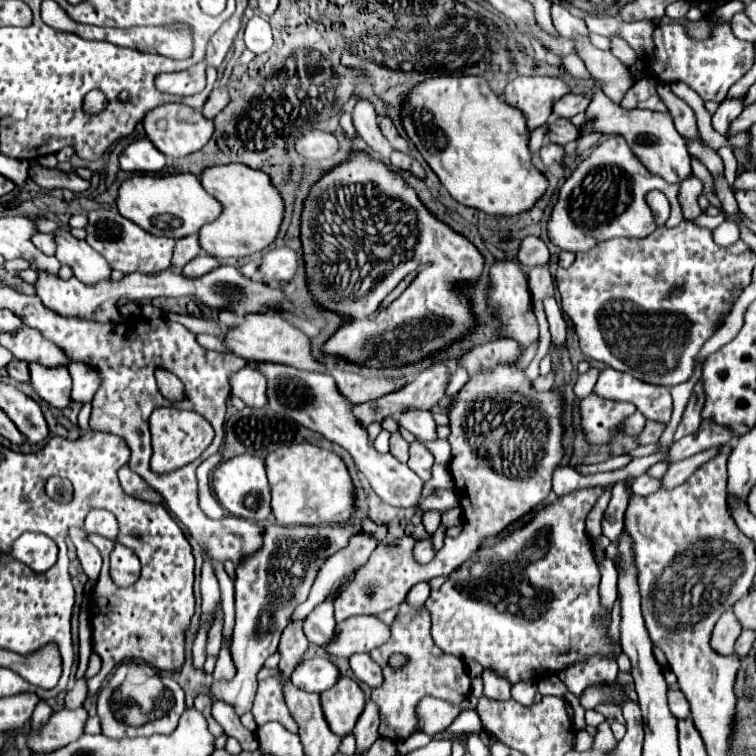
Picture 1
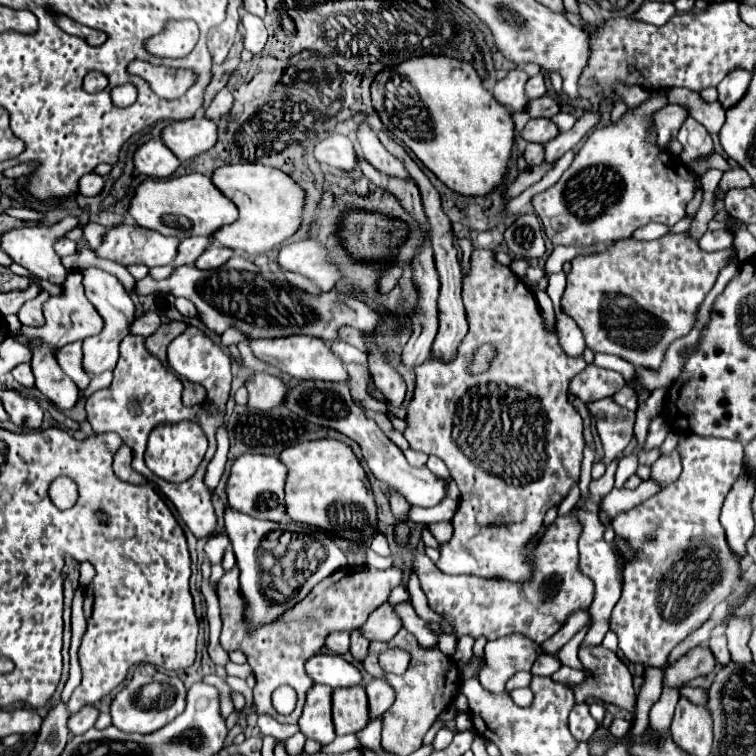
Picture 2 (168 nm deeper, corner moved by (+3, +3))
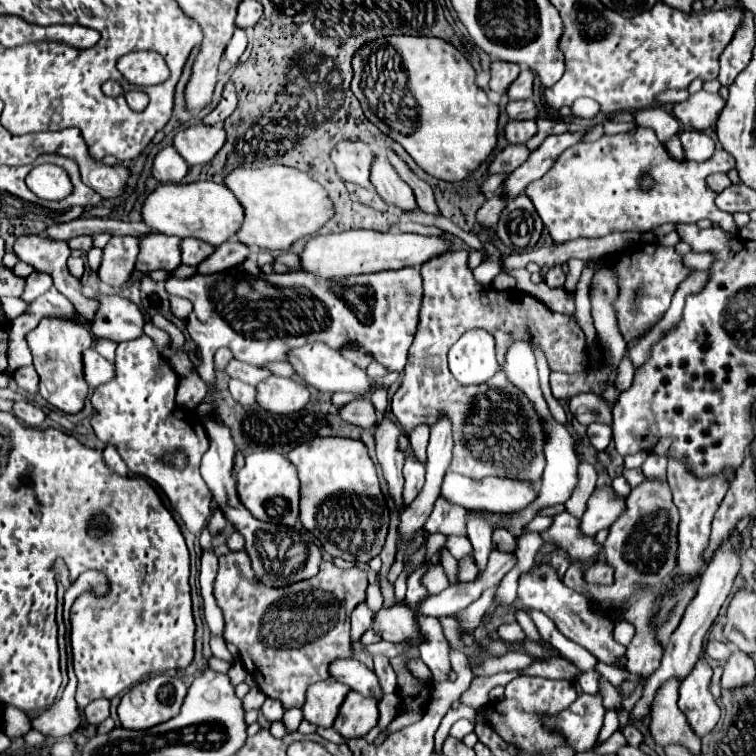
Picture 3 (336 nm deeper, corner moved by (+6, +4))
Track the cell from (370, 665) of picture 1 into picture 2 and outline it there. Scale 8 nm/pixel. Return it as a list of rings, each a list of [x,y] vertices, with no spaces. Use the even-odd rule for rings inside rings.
[[[353,630],[353,632],[351,632],[351,648],[349,648],[351,656],[353,656],[359,664],[363,664],[363,660],[367,658],[367,650],[369,650],[369,642],[361,636],[359,630]]]

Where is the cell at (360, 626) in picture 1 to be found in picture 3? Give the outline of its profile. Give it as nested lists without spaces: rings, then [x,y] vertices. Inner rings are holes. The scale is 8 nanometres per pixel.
[[[404,603],[380,609],[374,617],[374,631],[382,639],[388,639],[392,643],[408,643],[408,647],[418,647],[424,643],[414,613]]]

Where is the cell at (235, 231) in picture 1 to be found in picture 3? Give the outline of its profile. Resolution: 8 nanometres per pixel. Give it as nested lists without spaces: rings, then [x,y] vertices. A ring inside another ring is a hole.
[[[237,167],[224,183],[246,211],[246,219],[236,237],[248,247],[286,251],[294,241],[320,231],[320,227],[324,227],[336,213],[328,191],[318,181],[294,167]]]

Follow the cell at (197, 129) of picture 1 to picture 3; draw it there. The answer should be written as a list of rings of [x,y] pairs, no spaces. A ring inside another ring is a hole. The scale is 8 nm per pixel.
[[[196,125],[178,131],[174,137],[174,147],[186,159],[188,165],[204,165],[214,159],[214,155],[226,143],[226,131],[220,127]]]

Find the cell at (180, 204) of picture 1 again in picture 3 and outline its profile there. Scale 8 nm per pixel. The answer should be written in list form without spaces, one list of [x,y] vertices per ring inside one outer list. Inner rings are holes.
[[[194,181],[194,183],[168,183],[160,185],[142,207],[142,217],[148,227],[164,235],[176,235],[180,239],[194,237],[206,241],[214,247],[232,239],[244,221],[244,207],[234,197],[234,193],[214,181]]]

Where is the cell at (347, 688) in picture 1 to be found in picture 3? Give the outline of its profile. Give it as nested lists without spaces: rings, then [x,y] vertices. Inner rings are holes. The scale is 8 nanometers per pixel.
[[[350,691],[344,699],[340,713],[334,721],[334,729],[346,737],[364,737],[378,723],[378,701]]]

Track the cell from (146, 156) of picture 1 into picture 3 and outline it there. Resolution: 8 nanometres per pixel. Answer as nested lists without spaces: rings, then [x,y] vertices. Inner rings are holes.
[[[174,147],[162,149],[152,165],[152,175],[162,183],[180,183],[188,173],[188,163]]]

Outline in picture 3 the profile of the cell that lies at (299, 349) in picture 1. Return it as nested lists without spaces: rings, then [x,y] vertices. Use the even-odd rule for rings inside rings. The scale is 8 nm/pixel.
[[[308,343],[304,347],[292,349],[290,351],[290,363],[296,369],[296,373],[314,389],[318,391],[326,391],[326,393],[338,393],[338,391],[346,391],[346,393],[356,393],[362,395],[366,391],[372,389],[372,381],[366,375],[364,369],[356,367],[352,361],[344,359],[338,351],[328,349],[324,343]]]

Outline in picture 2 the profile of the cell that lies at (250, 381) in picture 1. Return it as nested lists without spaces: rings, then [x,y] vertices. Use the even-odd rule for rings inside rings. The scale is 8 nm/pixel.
[[[255,372],[245,380],[249,392],[249,406],[257,410],[271,410],[283,404],[287,386],[269,372]]]

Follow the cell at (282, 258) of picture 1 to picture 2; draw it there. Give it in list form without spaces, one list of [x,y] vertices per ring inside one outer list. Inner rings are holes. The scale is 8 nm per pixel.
[[[301,240],[281,246],[277,264],[281,270],[297,272],[315,282],[321,290],[331,290],[339,280],[339,272],[327,262],[325,250],[313,240]]]

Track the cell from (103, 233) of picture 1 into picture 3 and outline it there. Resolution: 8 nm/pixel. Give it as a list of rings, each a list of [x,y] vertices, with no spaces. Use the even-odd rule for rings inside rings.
[[[150,233],[140,237],[140,255],[136,261],[138,271],[168,269],[174,271],[180,267],[180,239],[166,237],[162,233]]]

